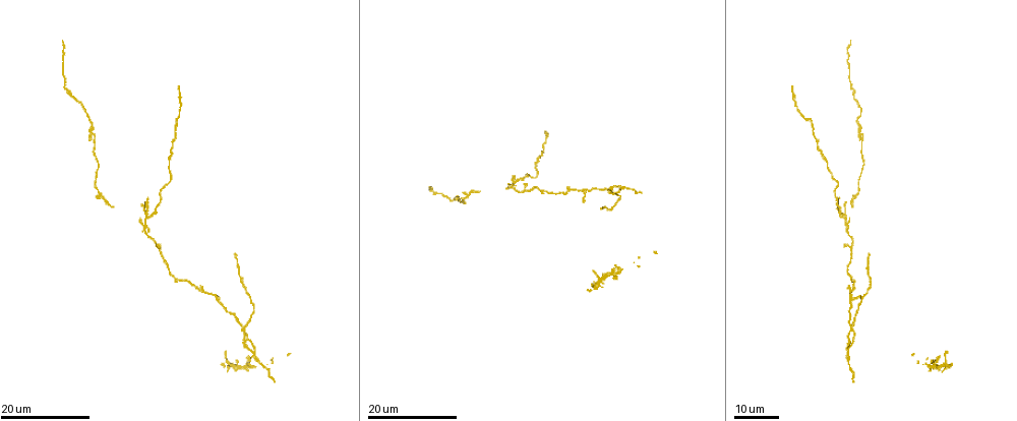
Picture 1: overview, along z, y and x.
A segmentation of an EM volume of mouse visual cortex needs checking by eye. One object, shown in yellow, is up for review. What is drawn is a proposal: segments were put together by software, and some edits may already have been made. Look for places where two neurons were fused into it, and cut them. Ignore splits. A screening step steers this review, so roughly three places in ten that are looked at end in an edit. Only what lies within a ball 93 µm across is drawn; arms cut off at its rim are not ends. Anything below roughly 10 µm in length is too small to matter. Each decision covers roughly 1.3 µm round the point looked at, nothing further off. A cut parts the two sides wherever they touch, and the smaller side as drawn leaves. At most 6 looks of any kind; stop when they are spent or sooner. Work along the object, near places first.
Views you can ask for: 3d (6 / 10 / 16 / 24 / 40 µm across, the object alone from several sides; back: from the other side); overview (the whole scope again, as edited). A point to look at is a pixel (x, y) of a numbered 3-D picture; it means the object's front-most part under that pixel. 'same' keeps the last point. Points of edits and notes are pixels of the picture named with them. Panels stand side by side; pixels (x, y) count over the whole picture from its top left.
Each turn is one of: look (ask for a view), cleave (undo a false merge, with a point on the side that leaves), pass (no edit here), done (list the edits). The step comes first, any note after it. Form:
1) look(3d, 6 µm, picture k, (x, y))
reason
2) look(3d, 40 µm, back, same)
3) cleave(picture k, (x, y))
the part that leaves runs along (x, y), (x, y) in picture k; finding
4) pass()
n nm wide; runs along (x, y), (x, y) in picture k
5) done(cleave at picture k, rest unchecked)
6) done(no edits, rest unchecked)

look(3d, 16 µm, picture 1, (93, 134))
three arms meet

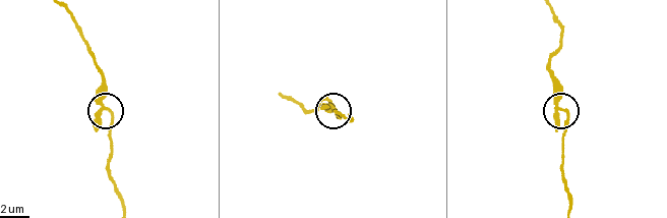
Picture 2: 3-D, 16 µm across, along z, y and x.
look(3d, 6 µm, picture 2, (563, 110))

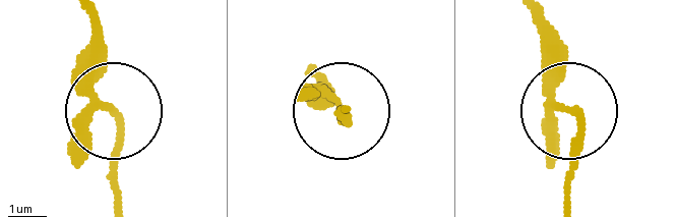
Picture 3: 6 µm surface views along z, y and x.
pass()
180 nm wide; runs along (569, 204), (575, 116), (543, 88), (537, 19) in picture 3; continuous, no second neuron

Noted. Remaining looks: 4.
look(3d, 16 µm, picture 1, (252, 356))
thick turns thin

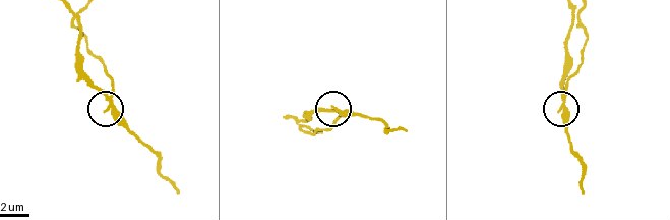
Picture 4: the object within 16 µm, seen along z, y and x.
look(3d, 6 µm, picture 4, (112, 106))

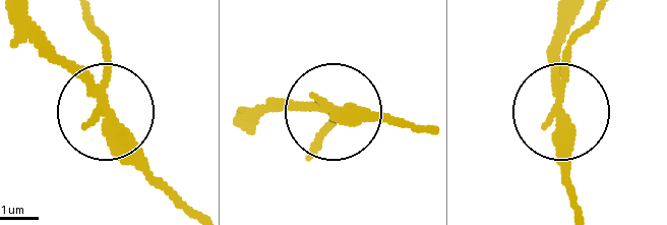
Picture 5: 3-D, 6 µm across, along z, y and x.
cleave(picture 5, (103, 42))
the part that leaves runs along (100, 99), (110, 54), (83, 15) in picture 5; two neurons meet here

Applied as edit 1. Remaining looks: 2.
done(cleave at picture 5, rest unchecked)

